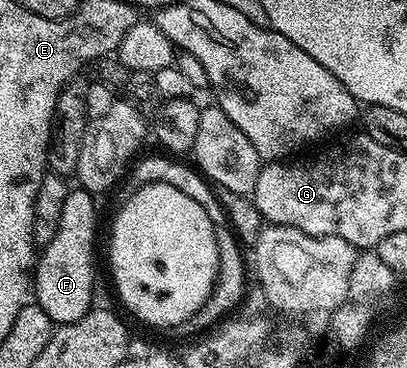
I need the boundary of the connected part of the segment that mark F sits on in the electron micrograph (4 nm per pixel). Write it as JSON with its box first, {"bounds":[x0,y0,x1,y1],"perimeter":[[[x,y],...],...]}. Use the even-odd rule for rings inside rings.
{"bounds":[34,189,96,324],"perimeter":[[[83,189],[69,190],[66,205],[62,205],[62,221],[58,221],[58,233],[39,252],[38,262],[34,267],[34,299],[40,308],[50,317],[53,324],[73,323],[87,311],[93,310],[92,290],[96,287],[96,267],[92,264],[92,250],[96,247],[96,203],[91,191]]]}

